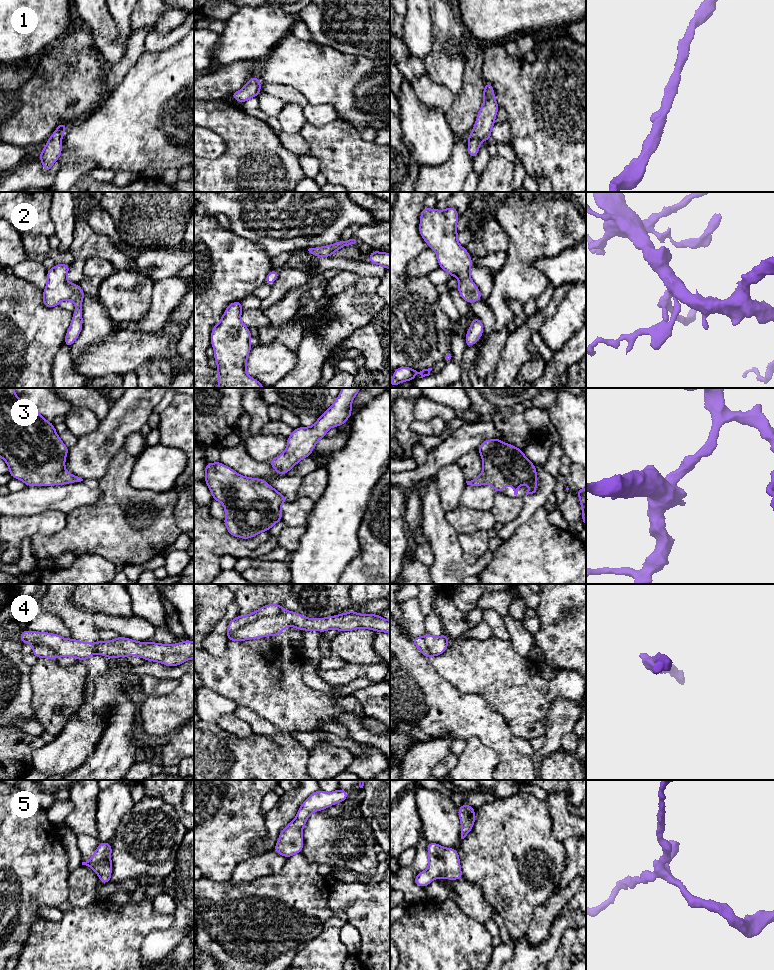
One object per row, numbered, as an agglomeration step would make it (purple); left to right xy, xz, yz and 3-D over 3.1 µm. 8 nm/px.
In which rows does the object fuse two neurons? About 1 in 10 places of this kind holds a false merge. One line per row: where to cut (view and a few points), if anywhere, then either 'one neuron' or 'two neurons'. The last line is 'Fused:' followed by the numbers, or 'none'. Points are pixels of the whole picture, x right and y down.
1: no cut | one neuron
2: no cut | one neuron
3: no cut | one neuron
4: no cut | one neuron
5: no cut | one neuron
Fused: none

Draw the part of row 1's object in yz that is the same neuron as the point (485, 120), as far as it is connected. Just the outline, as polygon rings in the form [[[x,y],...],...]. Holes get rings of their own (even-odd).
[[[490,82],[484,85],[483,104],[476,117],[472,132],[468,135],[468,155],[475,159],[484,140],[491,141],[491,130],[494,126],[499,106],[495,100],[494,88]]]

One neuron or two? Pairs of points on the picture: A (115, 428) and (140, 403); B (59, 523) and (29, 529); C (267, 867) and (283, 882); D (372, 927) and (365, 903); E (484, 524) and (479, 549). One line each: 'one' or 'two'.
A: one
B: one
C: two
D: one
E: two

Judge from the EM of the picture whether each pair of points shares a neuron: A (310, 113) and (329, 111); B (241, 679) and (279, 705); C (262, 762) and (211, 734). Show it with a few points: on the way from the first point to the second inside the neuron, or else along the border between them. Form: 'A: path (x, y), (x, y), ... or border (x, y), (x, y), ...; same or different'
A: path (315, 113), (324, 113); same
B: path (250, 679), (253, 679), (270, 696); same
C: path (249, 762), (239, 762), (224, 747); same

